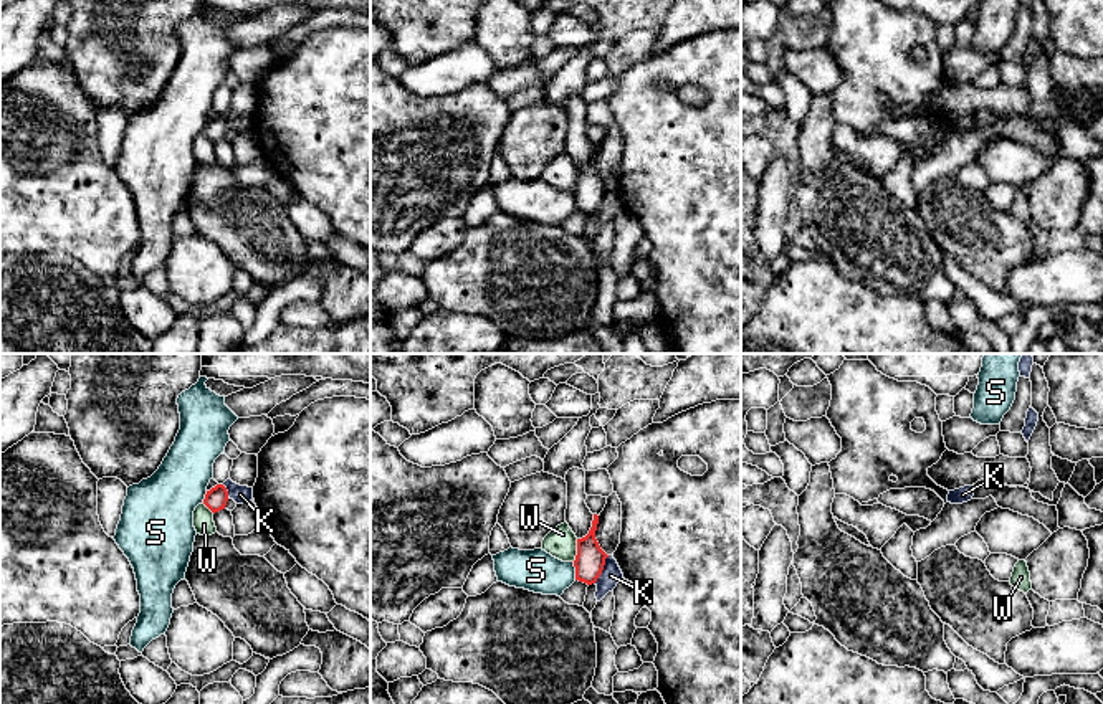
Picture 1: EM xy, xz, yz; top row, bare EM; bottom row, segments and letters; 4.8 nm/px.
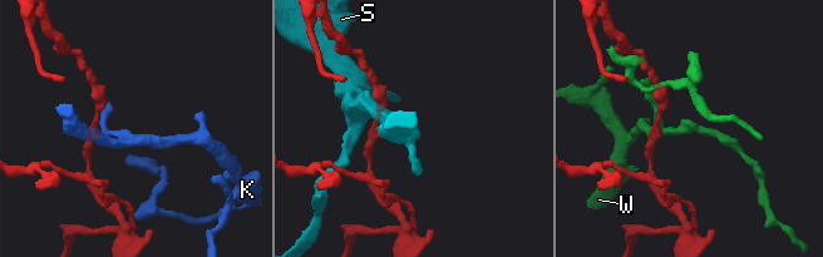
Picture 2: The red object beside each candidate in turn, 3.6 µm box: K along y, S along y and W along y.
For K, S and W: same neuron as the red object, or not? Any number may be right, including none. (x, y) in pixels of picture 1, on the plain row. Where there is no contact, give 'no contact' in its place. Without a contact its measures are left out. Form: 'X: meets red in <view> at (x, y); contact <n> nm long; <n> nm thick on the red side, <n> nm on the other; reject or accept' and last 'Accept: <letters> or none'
K: meets red in xz at (602, 199); contact 150 nm long; 150 nm thick on the red side, 100 nm on the other; reject
S: meets red in xz at (576, 200); contact 90 nm long; 150 nm thick on the red side, 200 nm on the other; reject
W: meets red in xz at (577, 180); contact 110 nm long; 150 nm thick on the red side, 160 nm on the other; reject
Accept: none

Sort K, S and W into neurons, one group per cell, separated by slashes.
K / S / W

